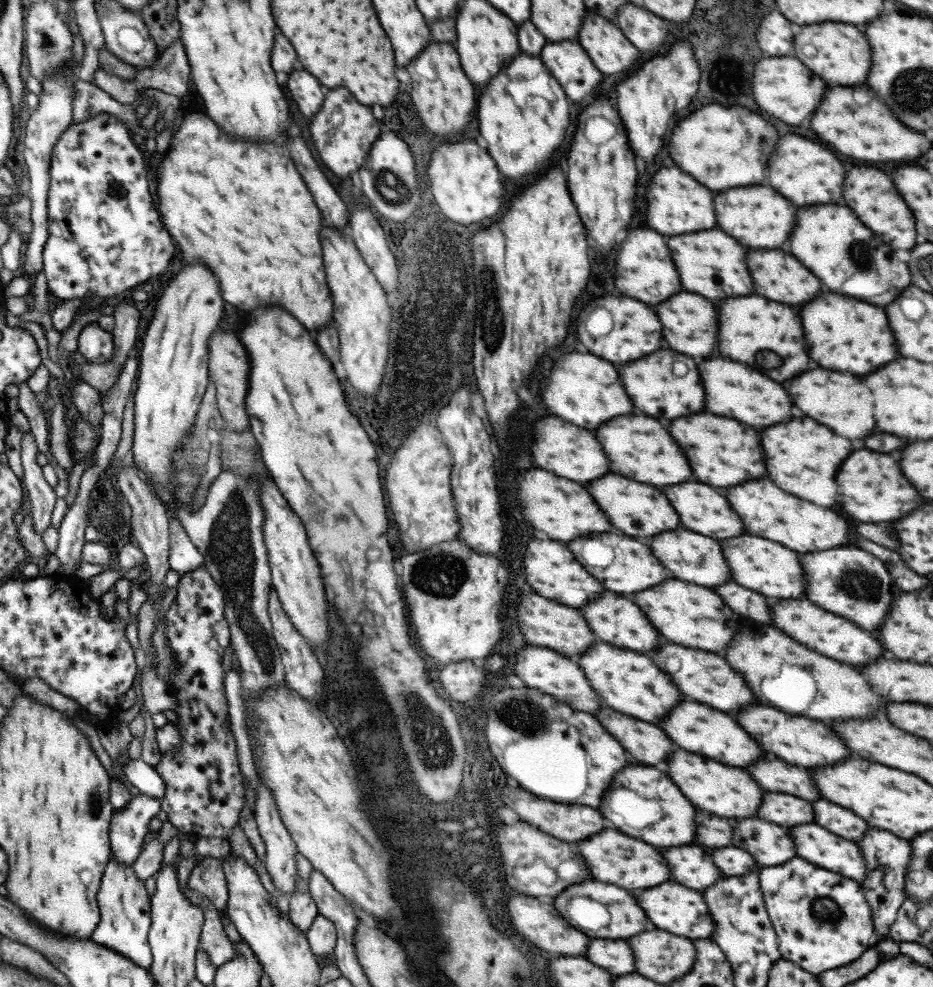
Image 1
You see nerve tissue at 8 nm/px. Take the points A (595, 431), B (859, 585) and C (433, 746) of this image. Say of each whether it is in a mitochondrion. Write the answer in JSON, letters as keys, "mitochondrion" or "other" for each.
{"A":"other","B":"mitochondrion","C":"mitochondrion"}

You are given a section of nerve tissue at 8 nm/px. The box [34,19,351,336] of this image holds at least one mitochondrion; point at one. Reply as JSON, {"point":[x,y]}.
{"point":[46,43]}

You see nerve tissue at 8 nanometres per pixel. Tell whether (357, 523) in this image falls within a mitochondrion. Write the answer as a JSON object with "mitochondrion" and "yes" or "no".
{"mitochondrion":"no"}

